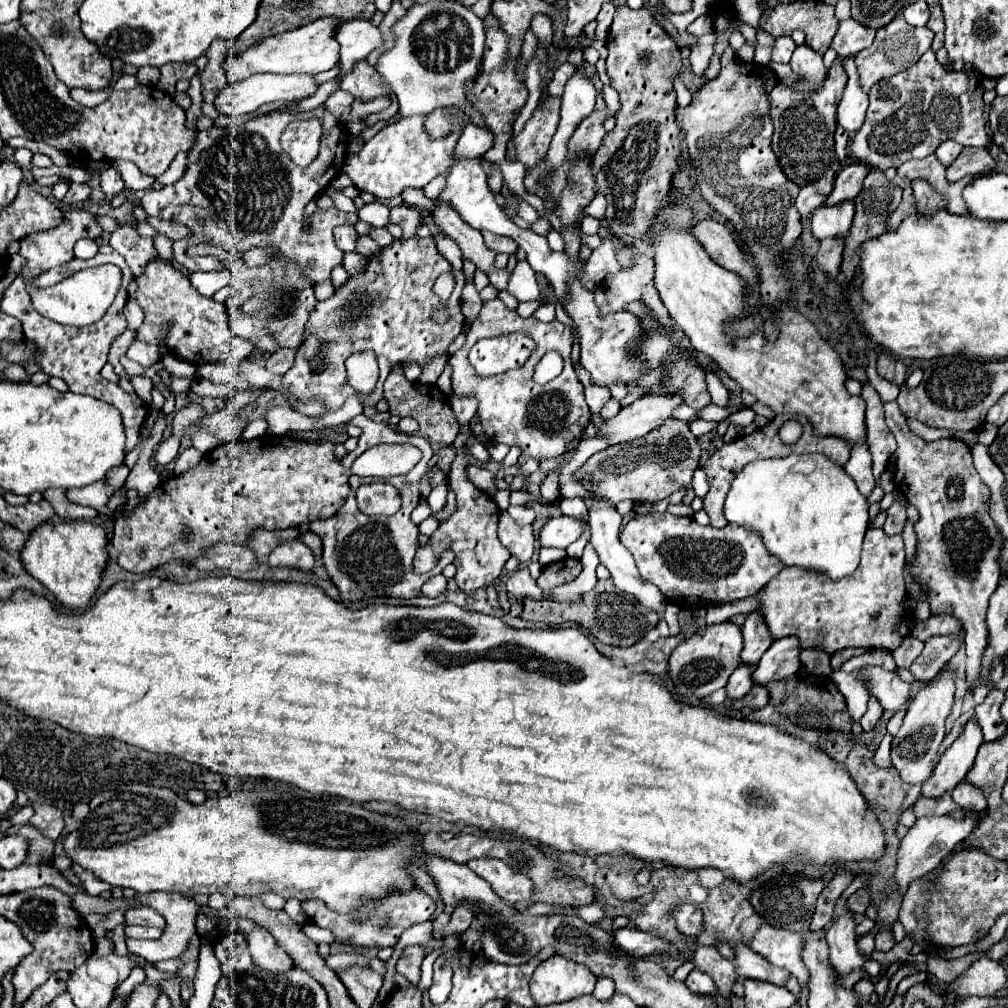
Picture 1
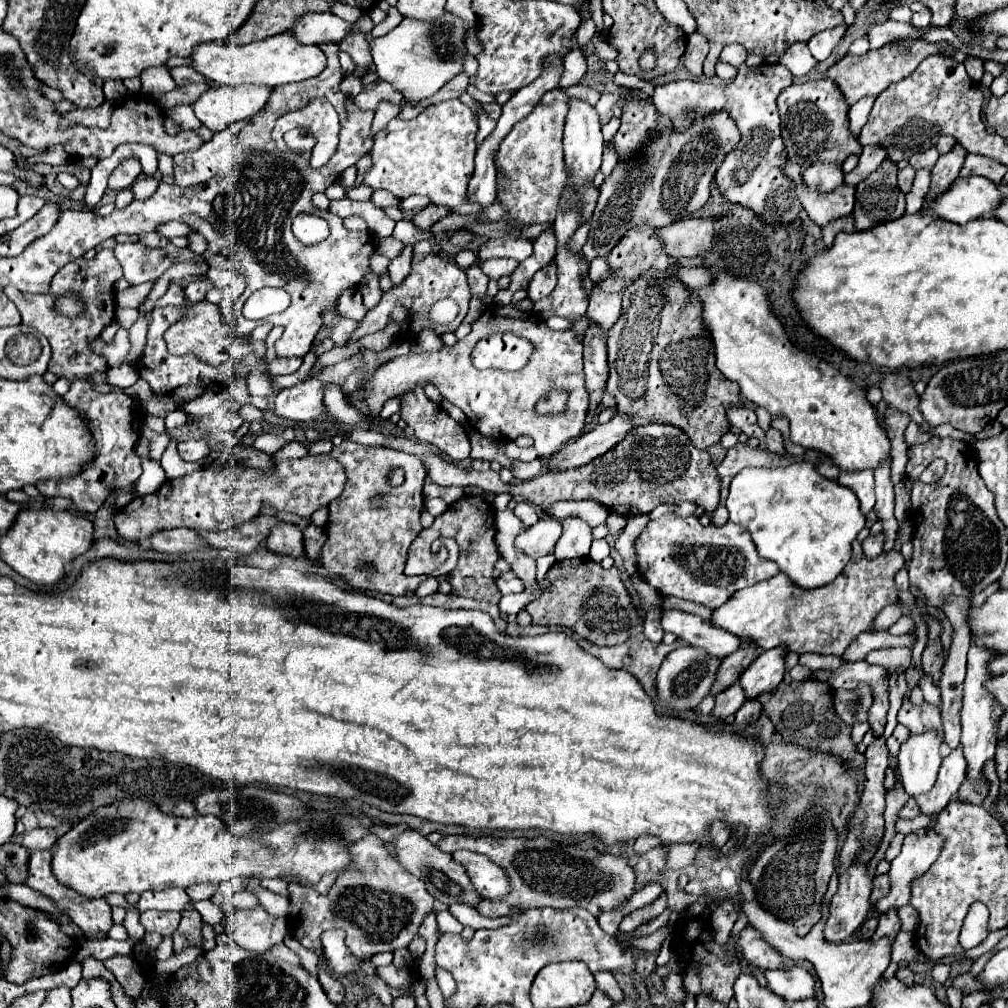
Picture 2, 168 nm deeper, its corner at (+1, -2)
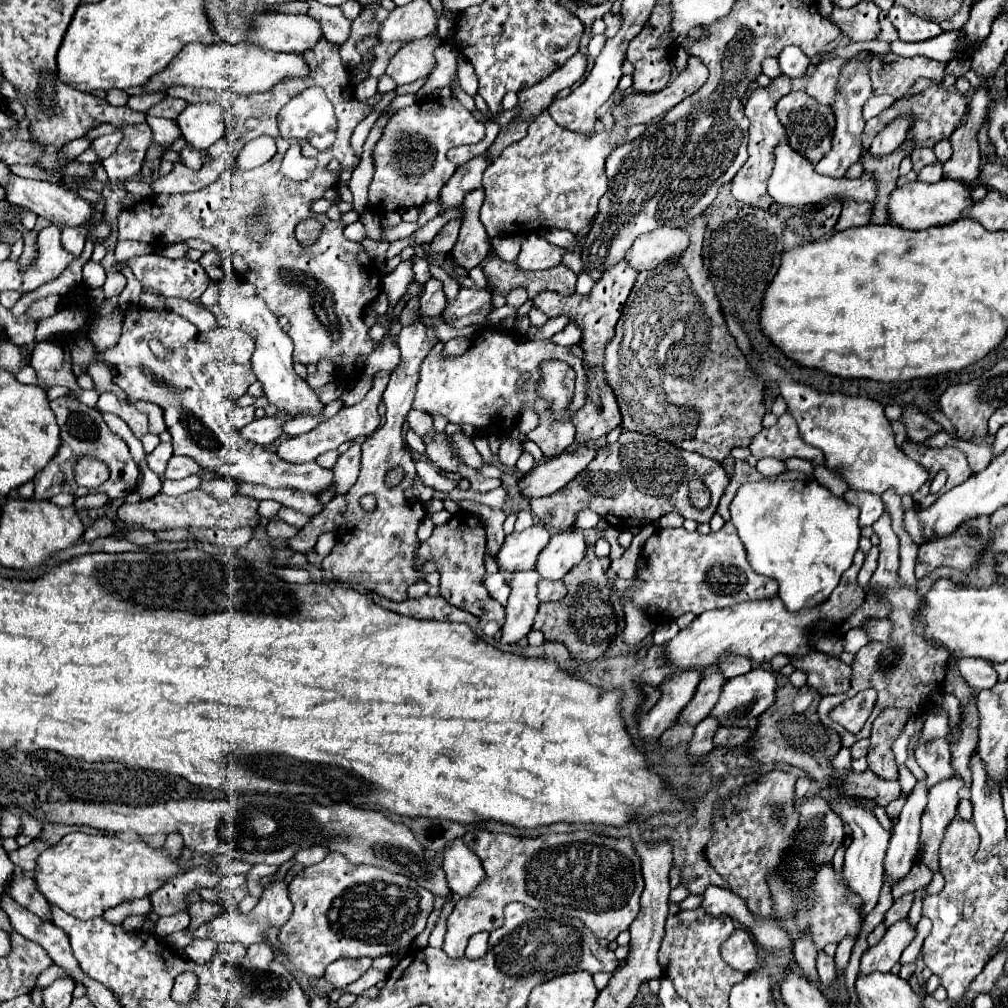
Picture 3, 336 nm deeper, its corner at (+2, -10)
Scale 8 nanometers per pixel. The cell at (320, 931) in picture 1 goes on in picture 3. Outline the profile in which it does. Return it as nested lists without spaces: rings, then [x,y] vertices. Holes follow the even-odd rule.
[[[364,957],[364,959],[338,959],[326,967],[324,979],[328,979],[334,987],[342,989],[342,987],[350,985],[352,981],[356,981],[362,973],[366,973],[370,969],[370,965],[372,965],[372,959],[368,959],[368,957]]]

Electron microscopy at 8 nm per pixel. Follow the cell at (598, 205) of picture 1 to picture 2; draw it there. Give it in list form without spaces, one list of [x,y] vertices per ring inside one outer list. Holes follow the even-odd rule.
[[[611,143],[605,145],[605,153],[603,153],[603,165],[601,165],[601,173],[603,177],[609,177],[609,173],[613,171],[613,167],[617,165],[617,153],[611,147]]]

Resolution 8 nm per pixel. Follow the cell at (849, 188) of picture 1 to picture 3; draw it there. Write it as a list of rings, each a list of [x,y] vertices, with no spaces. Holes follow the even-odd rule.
[[[908,115],[896,117],[890,125],[886,125],[876,135],[876,139],[872,141],[872,147],[868,149],[868,153],[870,155],[888,155],[888,153],[892,153],[894,149],[898,149],[906,141],[908,129],[912,129],[912,117],[908,117]]]

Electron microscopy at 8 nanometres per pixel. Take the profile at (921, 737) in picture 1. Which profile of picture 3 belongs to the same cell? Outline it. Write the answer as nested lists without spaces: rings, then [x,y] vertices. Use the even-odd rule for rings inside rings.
[[[918,781],[914,791],[908,795],[906,805],[890,831],[890,845],[884,857],[884,875],[890,885],[904,879],[910,873],[916,855],[918,855],[918,835],[920,835],[920,817],[928,801],[926,781]]]

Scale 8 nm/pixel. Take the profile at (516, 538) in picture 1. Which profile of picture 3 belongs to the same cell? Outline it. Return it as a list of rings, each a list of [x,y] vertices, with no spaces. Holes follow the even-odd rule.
[[[518,571],[510,583],[512,593],[506,609],[506,623],[502,627],[502,645],[514,645],[532,631],[532,621],[538,611],[536,583],[540,575],[536,571]]]

